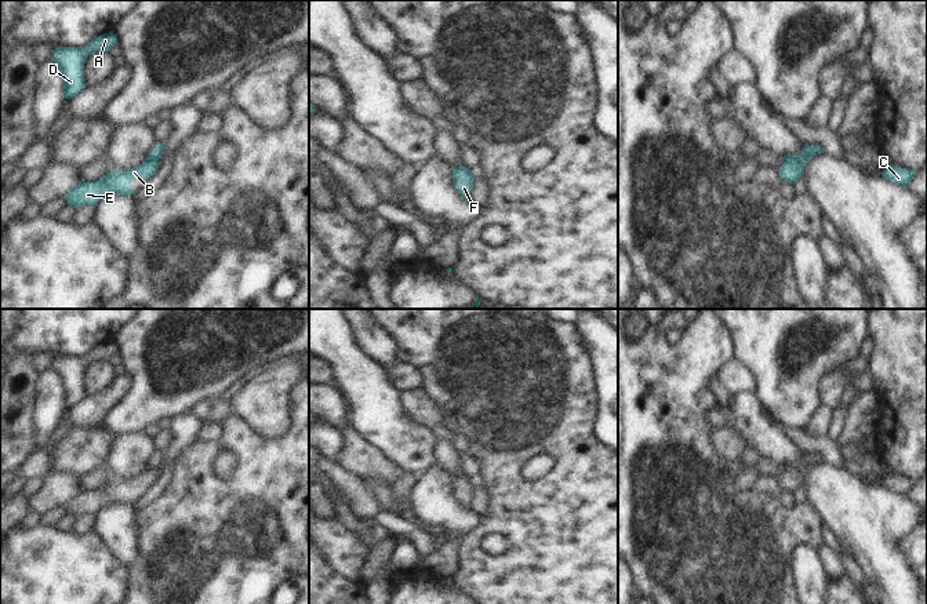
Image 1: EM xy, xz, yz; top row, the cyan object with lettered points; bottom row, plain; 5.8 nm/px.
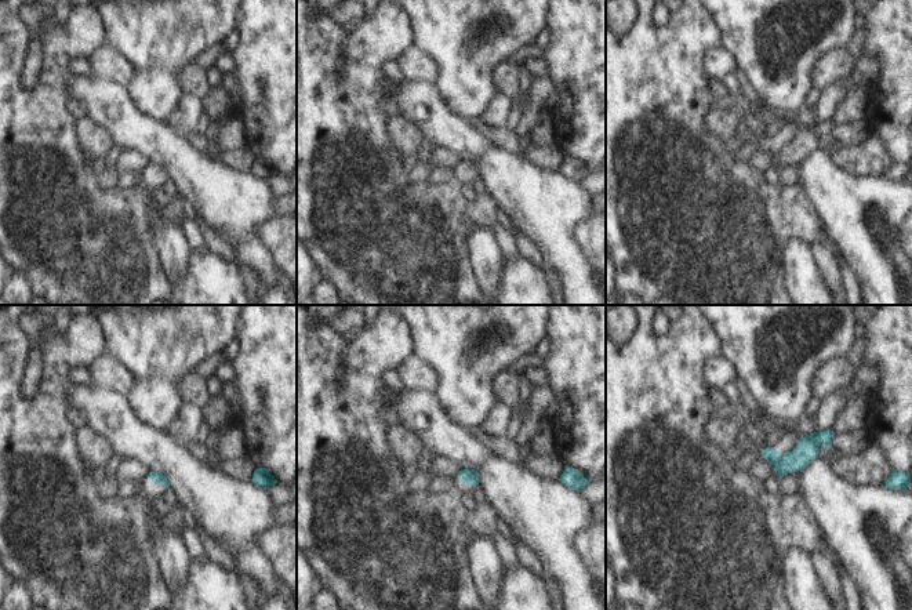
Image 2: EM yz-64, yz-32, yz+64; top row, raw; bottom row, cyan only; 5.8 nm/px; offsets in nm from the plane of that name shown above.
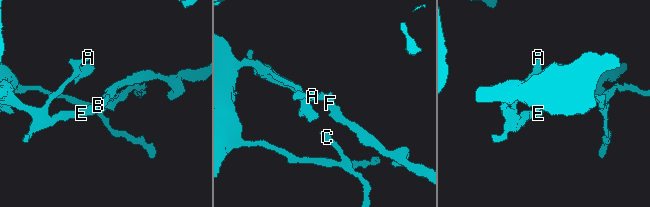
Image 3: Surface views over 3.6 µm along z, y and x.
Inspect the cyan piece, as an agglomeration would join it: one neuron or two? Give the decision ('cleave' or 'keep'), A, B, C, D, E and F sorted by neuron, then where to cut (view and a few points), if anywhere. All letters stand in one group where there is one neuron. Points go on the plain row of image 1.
keep | A B C D E F | no cut

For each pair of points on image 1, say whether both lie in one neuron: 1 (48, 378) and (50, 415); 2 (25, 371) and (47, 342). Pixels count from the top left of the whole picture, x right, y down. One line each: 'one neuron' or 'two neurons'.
1: one neuron
2: two neurons

